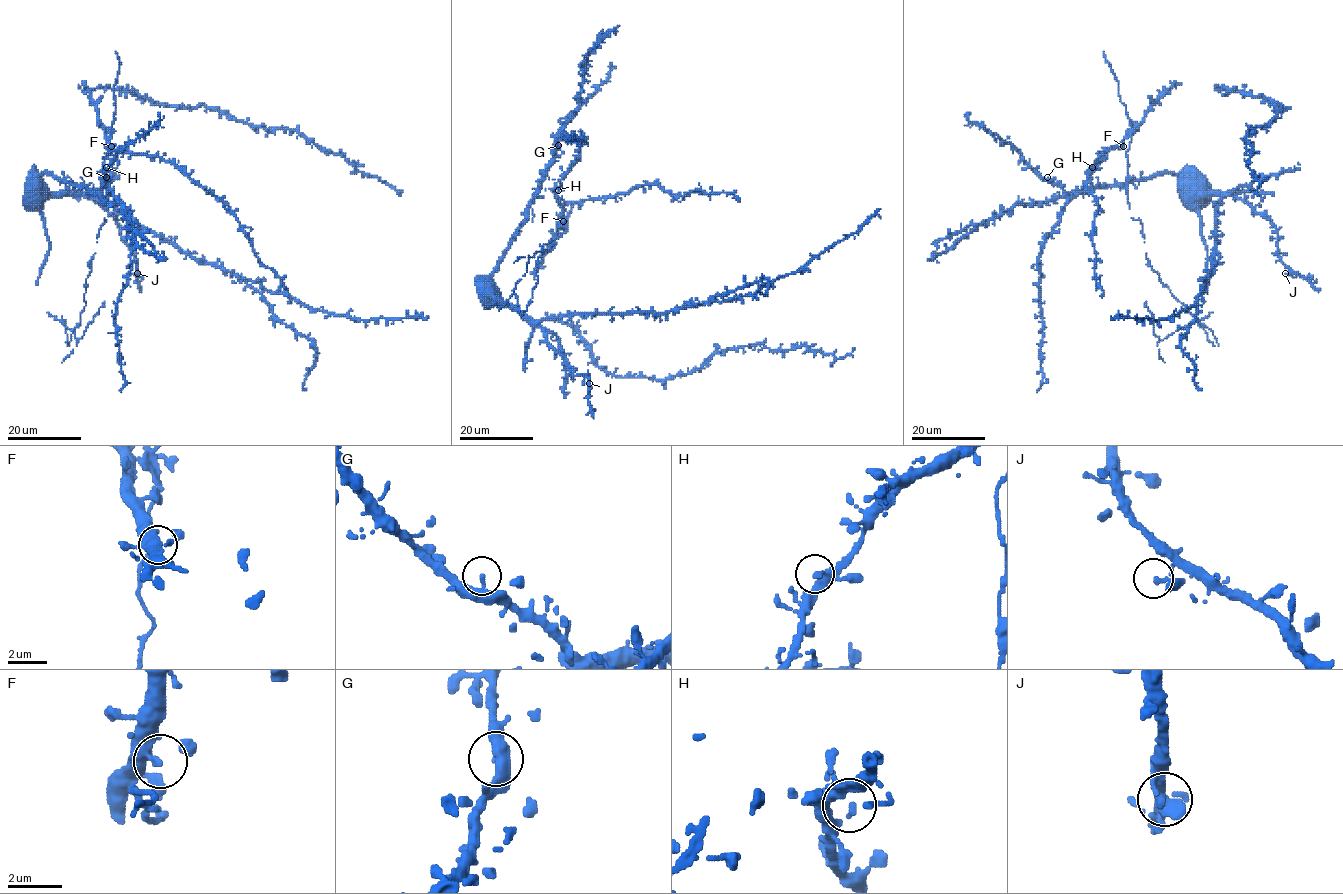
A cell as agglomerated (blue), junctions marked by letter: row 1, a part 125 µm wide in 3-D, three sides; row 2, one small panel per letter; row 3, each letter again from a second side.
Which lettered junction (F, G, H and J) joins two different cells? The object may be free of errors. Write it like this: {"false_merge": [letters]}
{"false_merge": []}

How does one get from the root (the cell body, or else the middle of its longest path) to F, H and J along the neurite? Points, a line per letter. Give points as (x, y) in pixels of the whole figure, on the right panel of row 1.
F: (1082, 190), (1078, 191), (1082, 192), (1101, 158), (1111, 149), (1122, 146)
H: (1082, 190), (1078, 191), (1081, 190), (1081, 193), (1087, 183), (1092, 167)
J: (1082, 190), (1174, 173), (1202, 192), (1239, 197), (1275, 228), (1277, 251), (1289, 270), (1285, 273)

